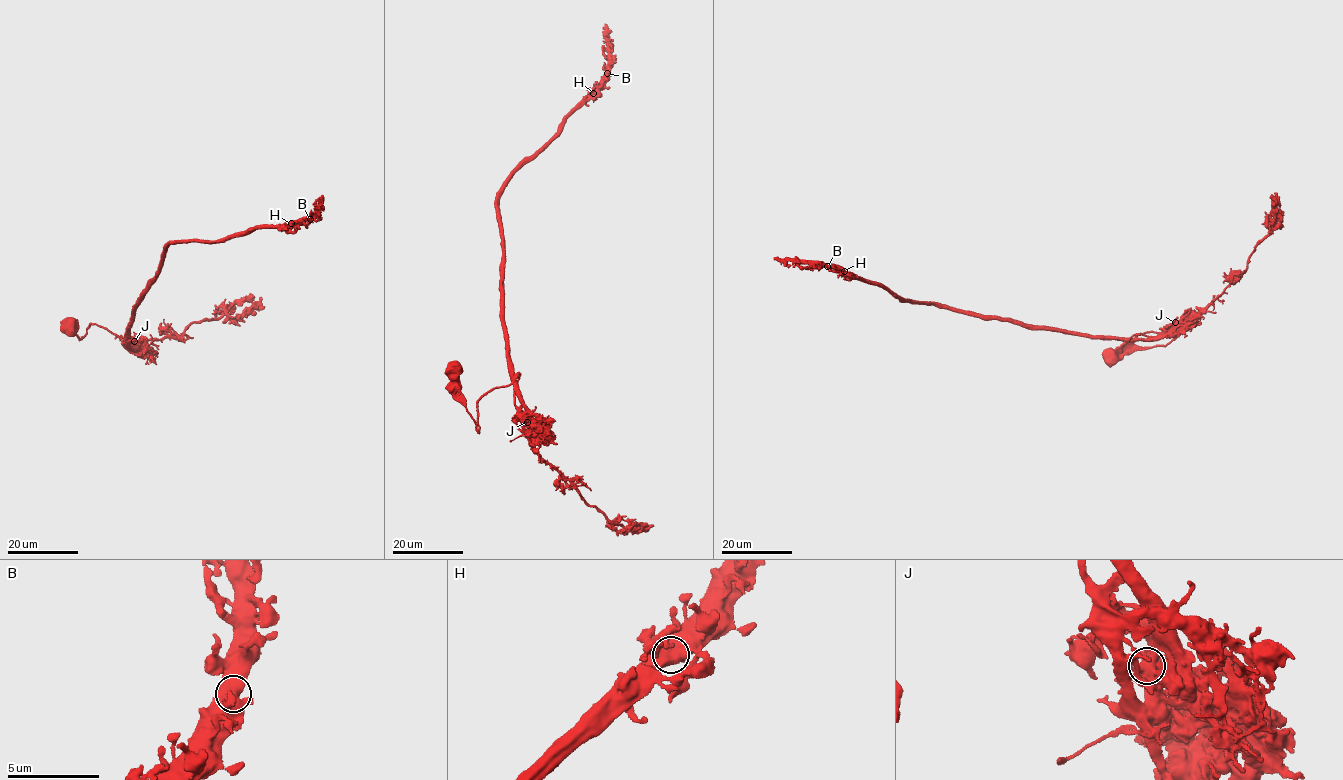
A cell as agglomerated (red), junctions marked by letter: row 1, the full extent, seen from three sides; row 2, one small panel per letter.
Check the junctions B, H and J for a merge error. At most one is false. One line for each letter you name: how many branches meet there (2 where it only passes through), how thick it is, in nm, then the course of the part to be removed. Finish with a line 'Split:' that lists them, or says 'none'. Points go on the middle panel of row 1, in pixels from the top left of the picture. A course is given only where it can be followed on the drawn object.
J: branches 3; calibre 600 nm; course (527, 422), (519, 415), (533, 448), (570, 479), (588, 505), (616, 526), (639, 530), (654, 526)
Split: J

